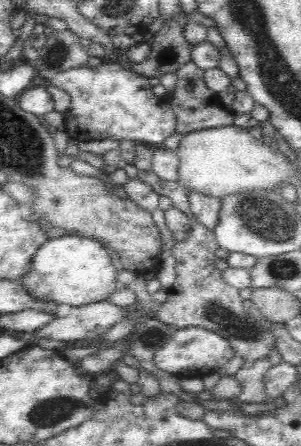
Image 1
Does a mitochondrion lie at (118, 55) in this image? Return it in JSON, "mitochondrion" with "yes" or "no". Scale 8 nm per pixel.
{"mitochondrion":"no"}

